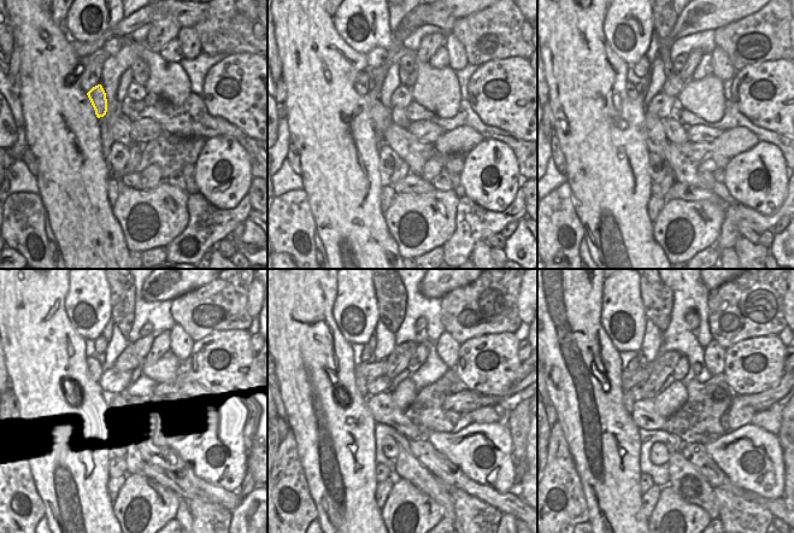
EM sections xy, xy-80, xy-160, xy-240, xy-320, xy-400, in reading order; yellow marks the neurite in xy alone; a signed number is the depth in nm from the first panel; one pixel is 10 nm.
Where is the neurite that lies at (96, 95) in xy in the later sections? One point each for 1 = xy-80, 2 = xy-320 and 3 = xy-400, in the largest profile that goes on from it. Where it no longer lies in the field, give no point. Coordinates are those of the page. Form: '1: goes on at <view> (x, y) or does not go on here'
1: goes on at xy-80 (381, 116)
2: goes on at xy-320 (406, 466)
3: goes on at xy-400 (690, 486)

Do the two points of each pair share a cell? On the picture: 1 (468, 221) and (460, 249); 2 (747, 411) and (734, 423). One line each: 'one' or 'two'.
1: one
2: one

